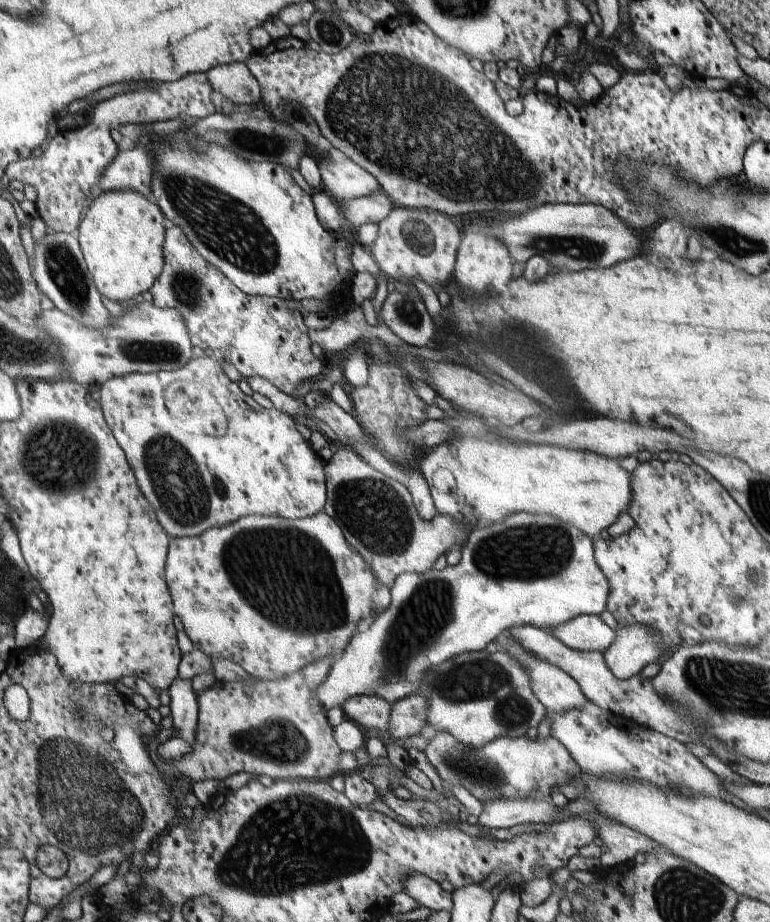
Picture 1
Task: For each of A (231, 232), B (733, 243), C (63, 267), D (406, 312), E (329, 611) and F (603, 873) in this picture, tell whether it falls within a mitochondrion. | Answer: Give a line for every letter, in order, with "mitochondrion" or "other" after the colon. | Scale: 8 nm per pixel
A: mitochondrion
B: mitochondrion
C: mitochondrion
D: mitochondrion
E: mitochondrion
F: other

